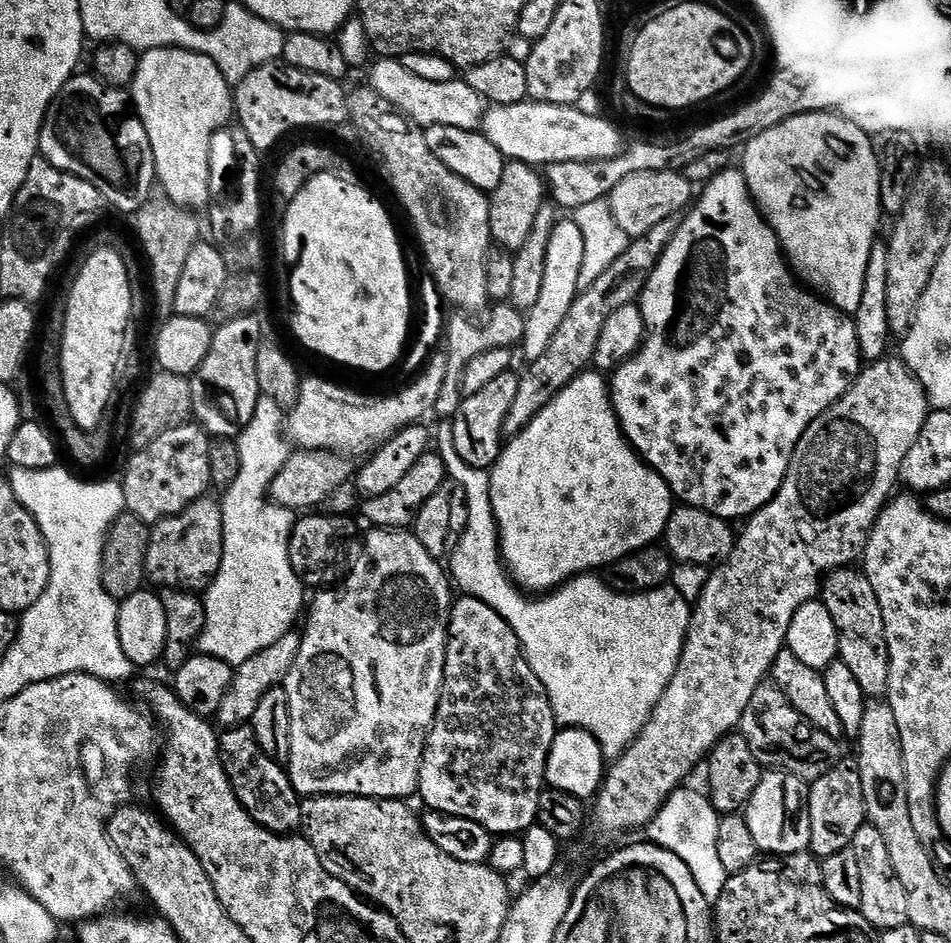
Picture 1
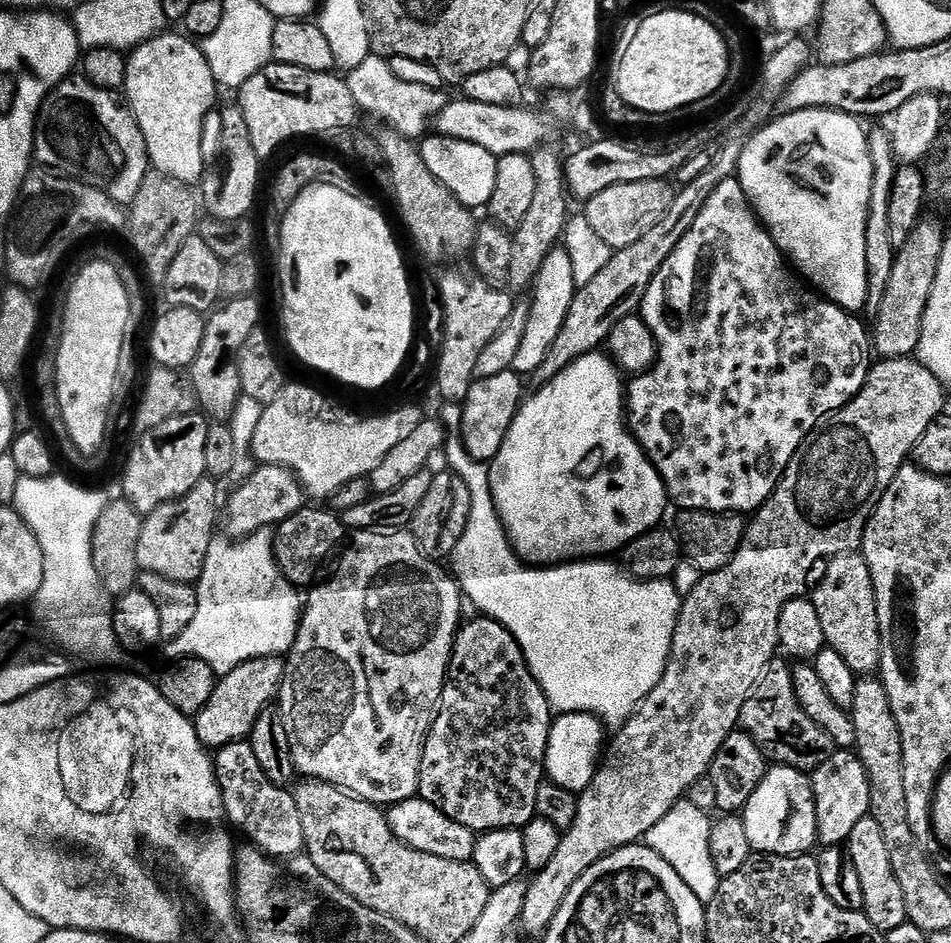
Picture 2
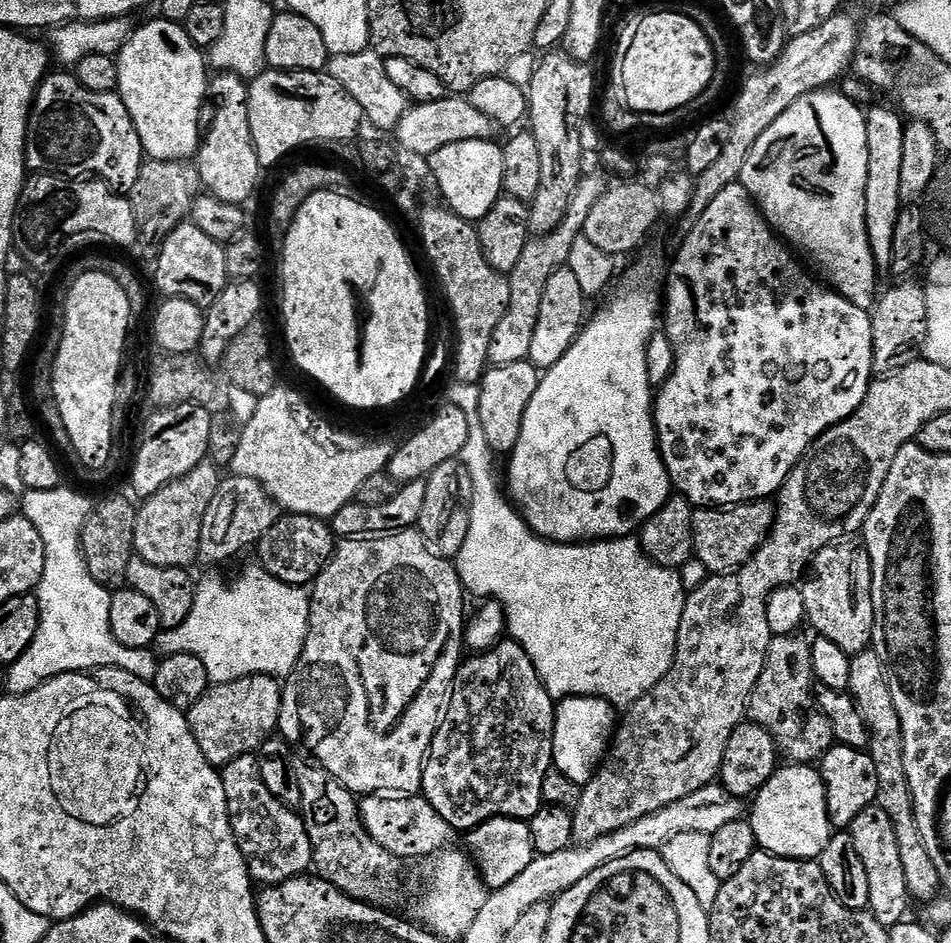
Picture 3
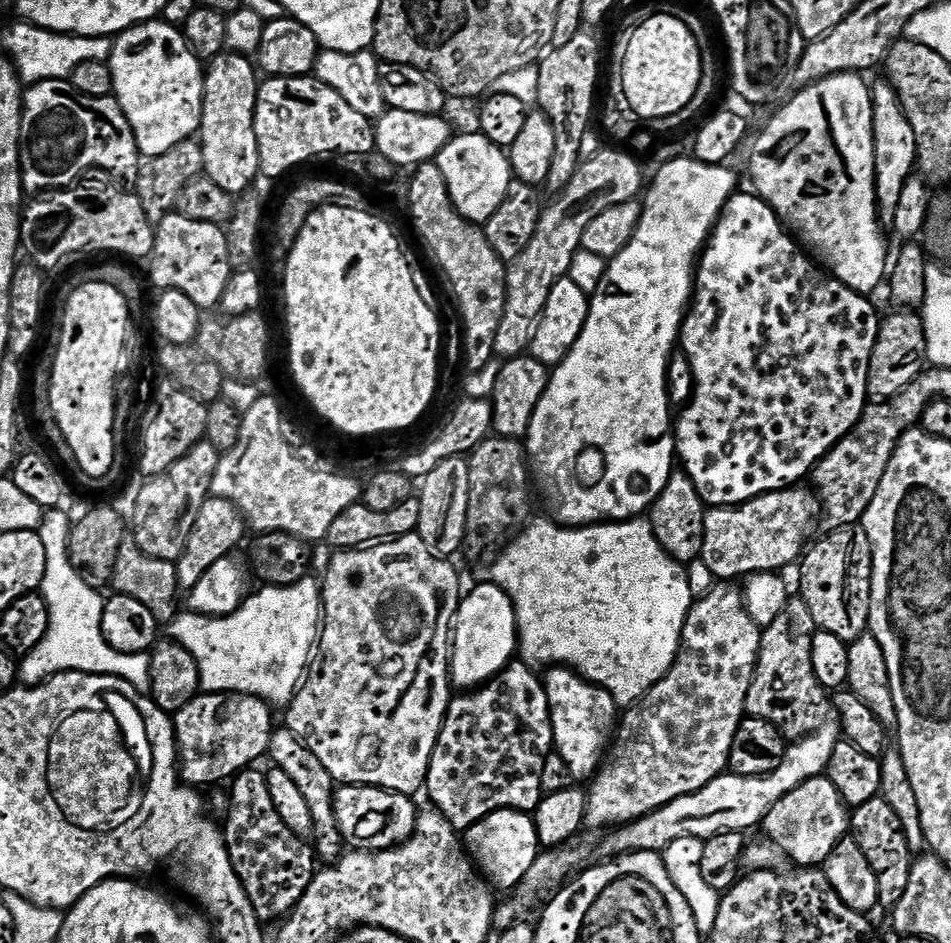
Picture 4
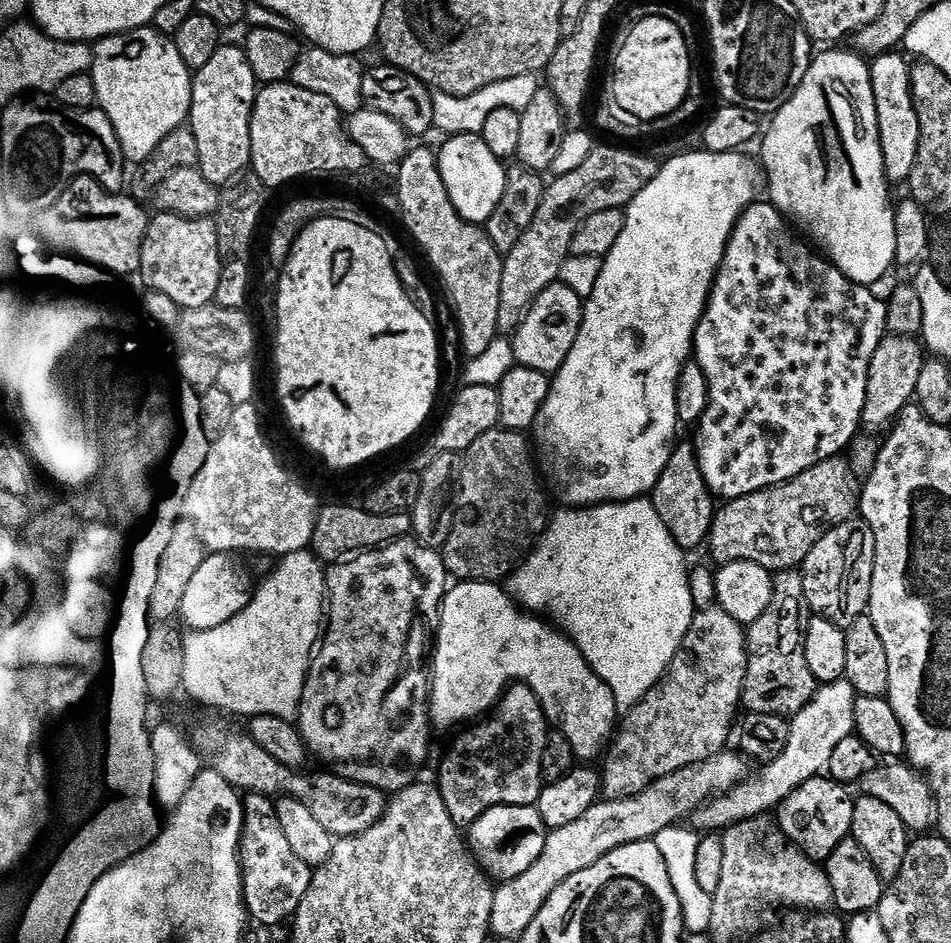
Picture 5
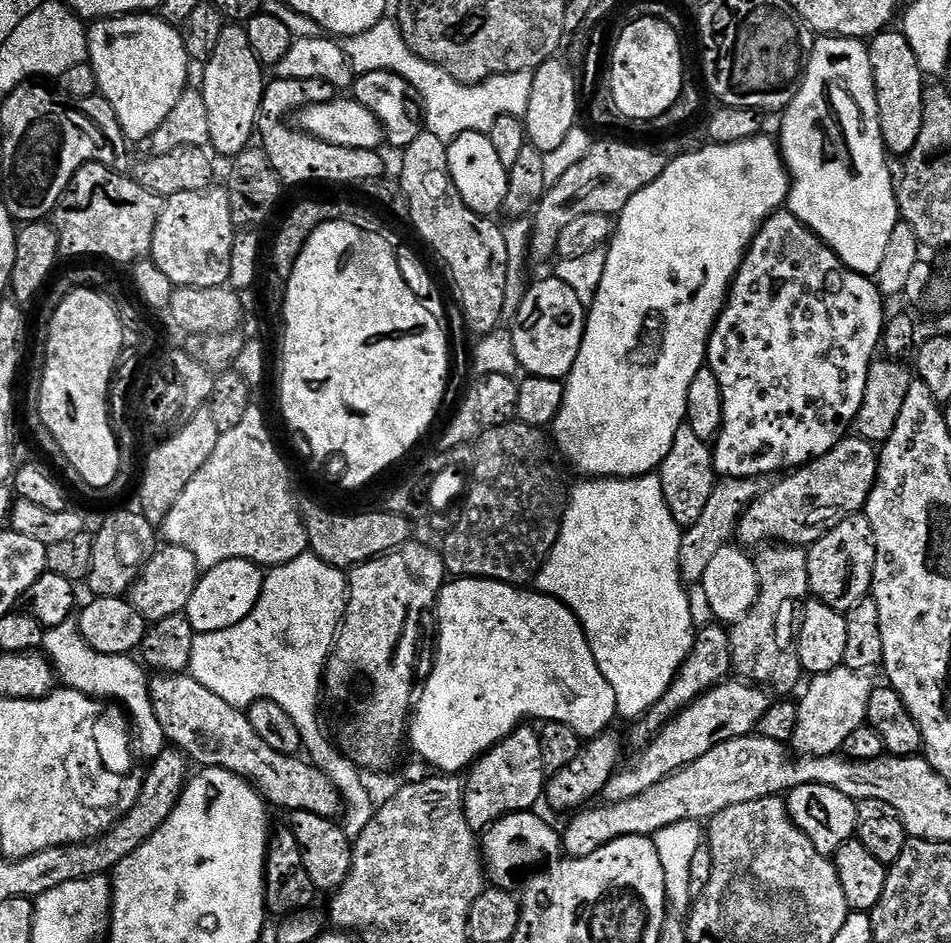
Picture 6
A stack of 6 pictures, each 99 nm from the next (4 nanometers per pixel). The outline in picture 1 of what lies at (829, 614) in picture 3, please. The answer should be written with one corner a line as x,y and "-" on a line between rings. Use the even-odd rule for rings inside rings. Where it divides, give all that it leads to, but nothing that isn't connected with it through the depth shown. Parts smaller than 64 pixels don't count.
855,567
837,568
827,573
822,584
822,602
834,618
840,647
839,663
854,673
865,697
884,698
890,682
890,650
886,642
886,622
882,622
882,606
878,606
878,594
870,586
867,576

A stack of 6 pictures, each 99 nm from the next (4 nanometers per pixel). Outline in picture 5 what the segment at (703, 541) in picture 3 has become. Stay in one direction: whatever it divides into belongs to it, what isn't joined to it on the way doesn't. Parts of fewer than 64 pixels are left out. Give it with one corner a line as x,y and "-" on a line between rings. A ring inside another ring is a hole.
831,456
828,460
822,461
821,464
815,464
810,470
798,474
793,480
787,480
785,484
776,484
773,488
767,488
766,490
755,492
754,494
746,494
737,500
727,501
727,503
717,511
716,516
712,520
712,529
708,535
708,542
706,545
707,551
712,551
712,556
716,559
715,563
717,565
729,564
730,562
758,562
758,566
767,568
768,571
773,574
799,569
804,563
806,554
810,554
810,550
814,550
814,546
827,532
834,530
834,526
838,526
842,522
853,519
854,492
852,496
852,483
854,483
852,465
848,463
847,459
841,458
840,456

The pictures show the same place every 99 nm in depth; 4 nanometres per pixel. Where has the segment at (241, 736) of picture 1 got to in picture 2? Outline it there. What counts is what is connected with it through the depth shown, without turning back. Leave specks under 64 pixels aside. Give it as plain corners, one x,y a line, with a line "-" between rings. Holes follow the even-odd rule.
251,743
227,744
215,753
214,763
227,823
266,856
287,862
293,856
301,855
305,851
304,831
295,795
266,778

